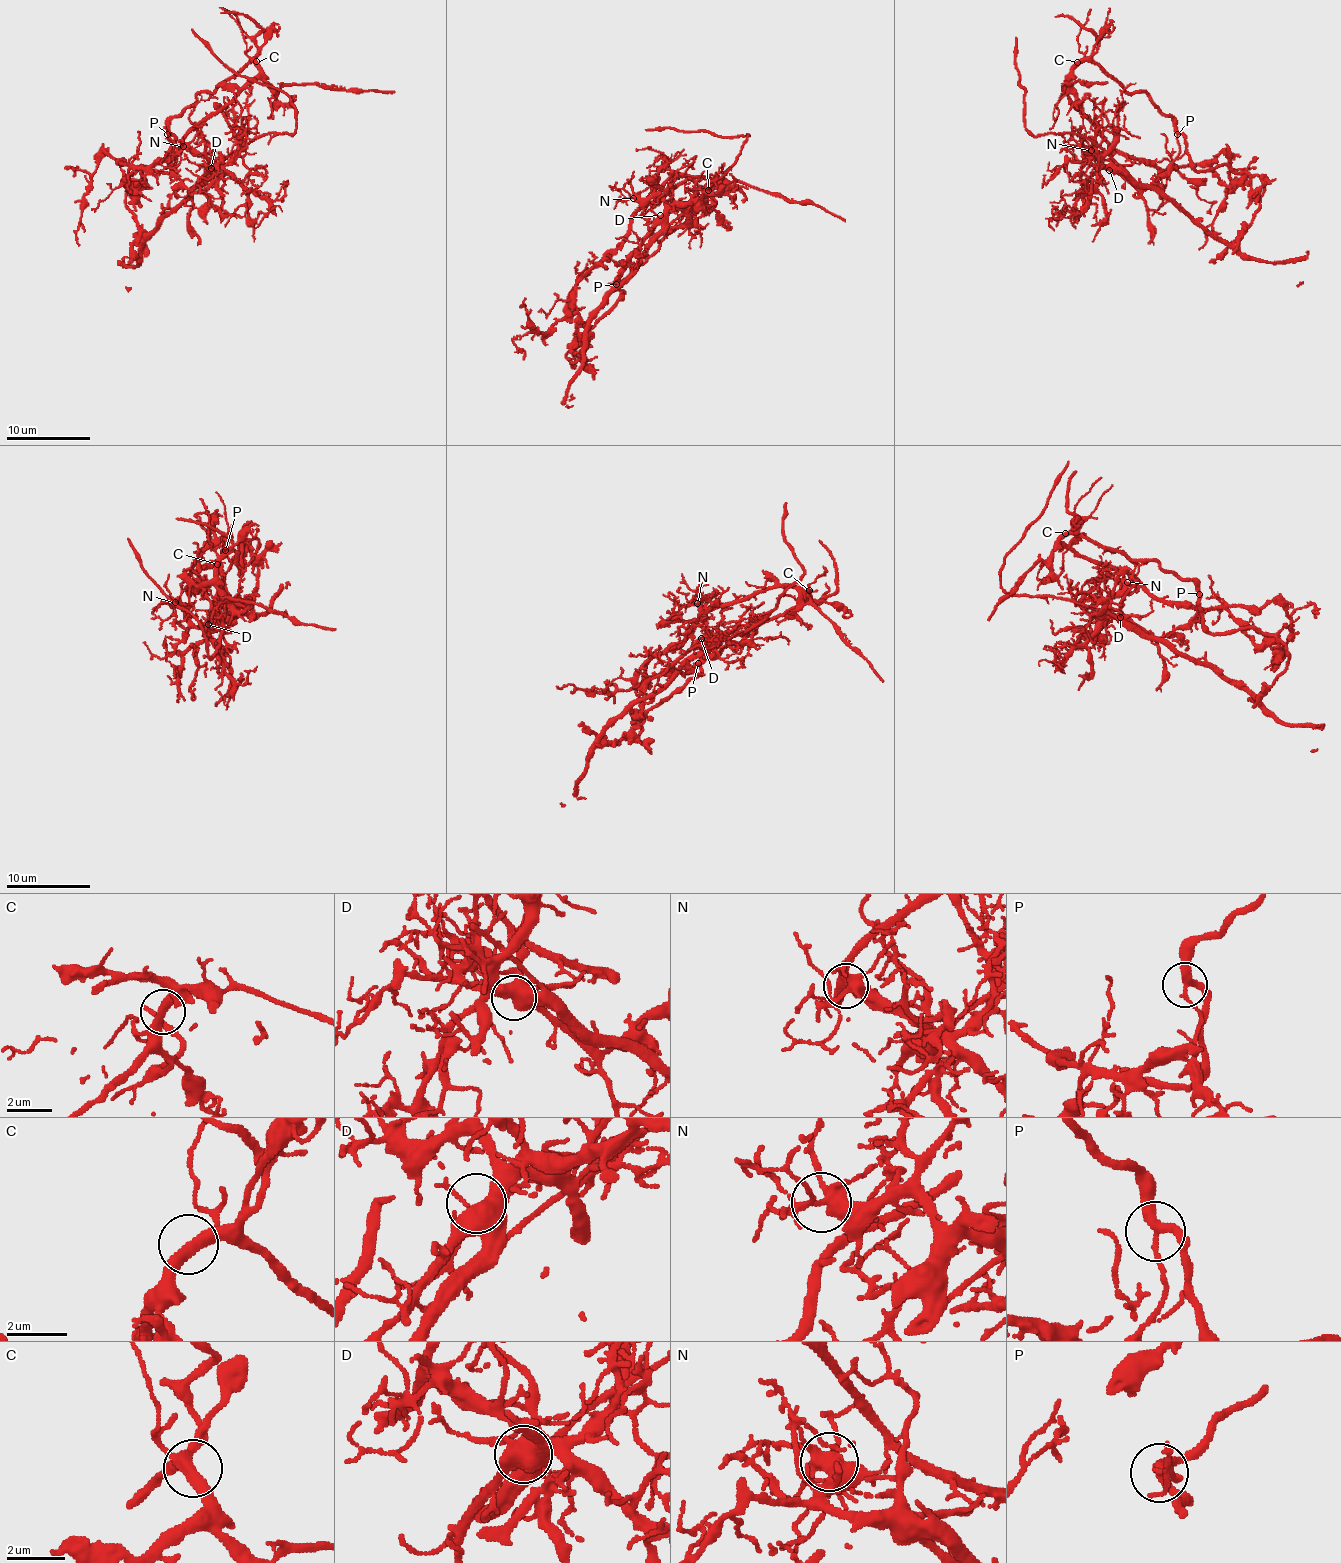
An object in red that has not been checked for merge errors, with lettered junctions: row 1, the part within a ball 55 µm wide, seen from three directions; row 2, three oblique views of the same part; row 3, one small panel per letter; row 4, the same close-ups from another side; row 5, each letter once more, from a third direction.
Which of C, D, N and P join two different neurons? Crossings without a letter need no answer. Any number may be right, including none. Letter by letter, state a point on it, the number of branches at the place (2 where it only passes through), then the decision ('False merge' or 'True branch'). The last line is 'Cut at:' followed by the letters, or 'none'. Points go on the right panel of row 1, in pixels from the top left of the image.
C: Place: (1077, 62). Branches: 2. True branch
D: Place: (1109, 170). Branches: 5. True branch
N: Place: (1091, 150). Branches: 7. True branch
P: Place: (1177, 134). Branches: 3. False merge
Cut at: P

